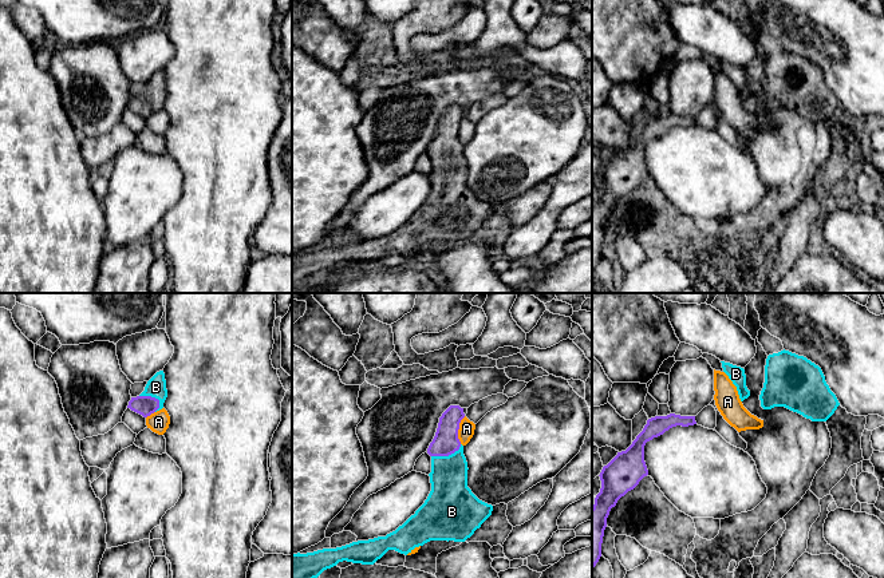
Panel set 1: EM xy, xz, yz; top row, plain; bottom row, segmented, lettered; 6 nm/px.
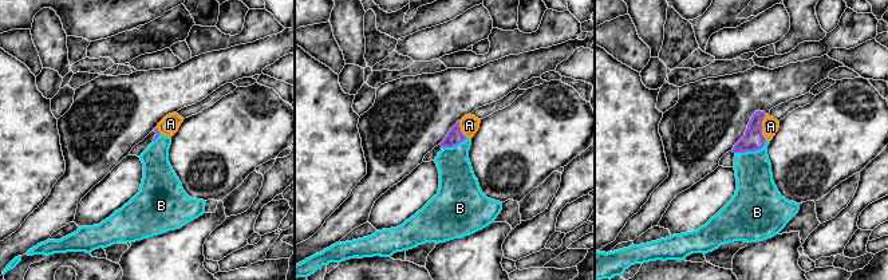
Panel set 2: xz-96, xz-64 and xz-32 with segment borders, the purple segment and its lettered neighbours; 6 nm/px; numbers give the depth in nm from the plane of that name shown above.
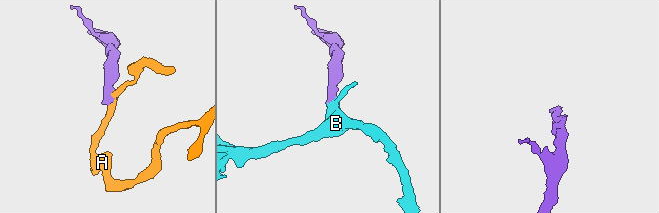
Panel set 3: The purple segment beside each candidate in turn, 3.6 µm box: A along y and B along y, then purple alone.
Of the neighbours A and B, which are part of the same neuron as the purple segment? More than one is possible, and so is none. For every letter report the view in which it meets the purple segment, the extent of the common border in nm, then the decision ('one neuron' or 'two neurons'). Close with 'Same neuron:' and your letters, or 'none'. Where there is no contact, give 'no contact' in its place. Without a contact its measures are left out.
A: xz | 170 nm | two neurons
B: xz | 200 nm | one neuron
Same neuron: B

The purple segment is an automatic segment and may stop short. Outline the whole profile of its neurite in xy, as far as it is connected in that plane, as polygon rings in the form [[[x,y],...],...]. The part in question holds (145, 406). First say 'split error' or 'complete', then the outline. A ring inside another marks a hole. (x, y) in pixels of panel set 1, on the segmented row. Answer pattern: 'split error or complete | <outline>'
split error | [[[159,371],[147,381],[145,391],[139,396],[131,397],[127,408],[147,417],[163,408],[166,397],[165,373],[163,371]]]

